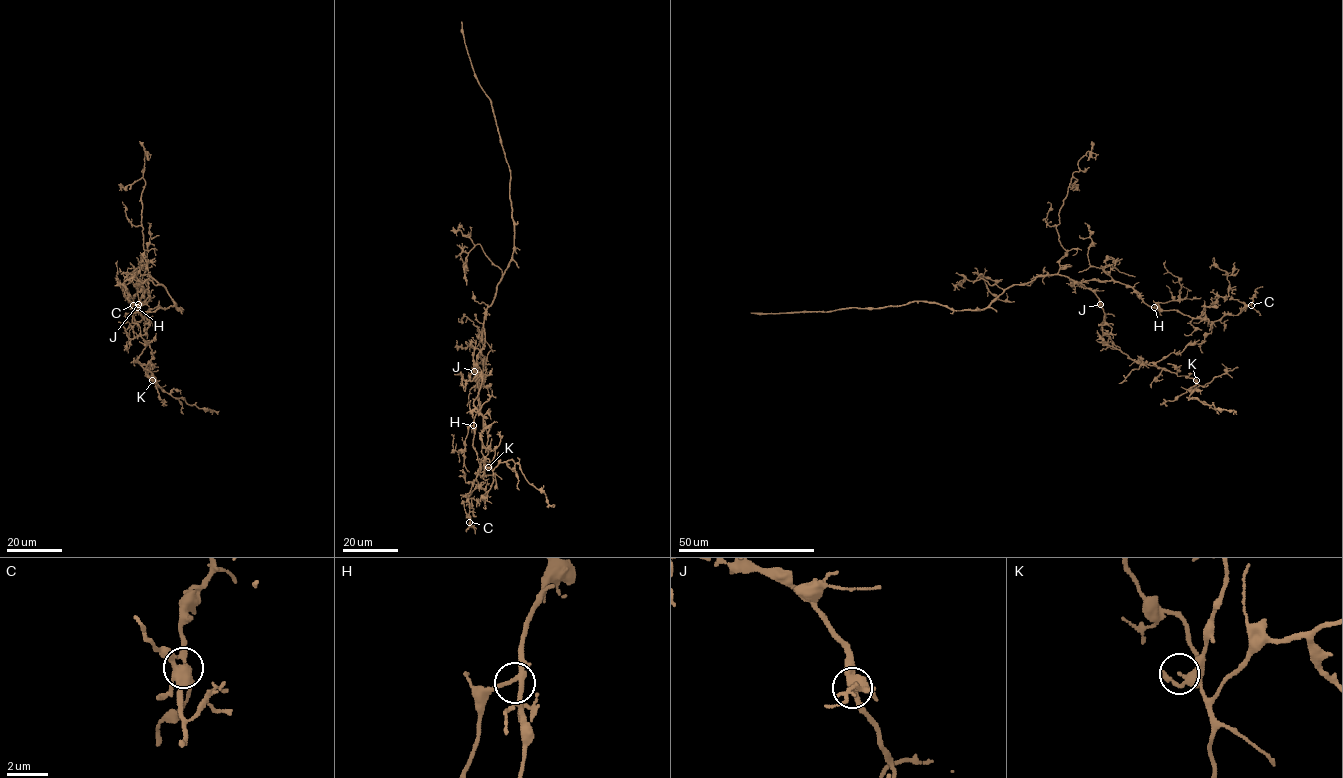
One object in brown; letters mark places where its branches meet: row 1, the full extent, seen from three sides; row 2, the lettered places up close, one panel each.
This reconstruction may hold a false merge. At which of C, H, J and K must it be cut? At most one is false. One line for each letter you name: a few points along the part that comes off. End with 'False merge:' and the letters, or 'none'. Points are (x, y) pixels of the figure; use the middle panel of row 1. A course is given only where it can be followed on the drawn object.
False merge: none

